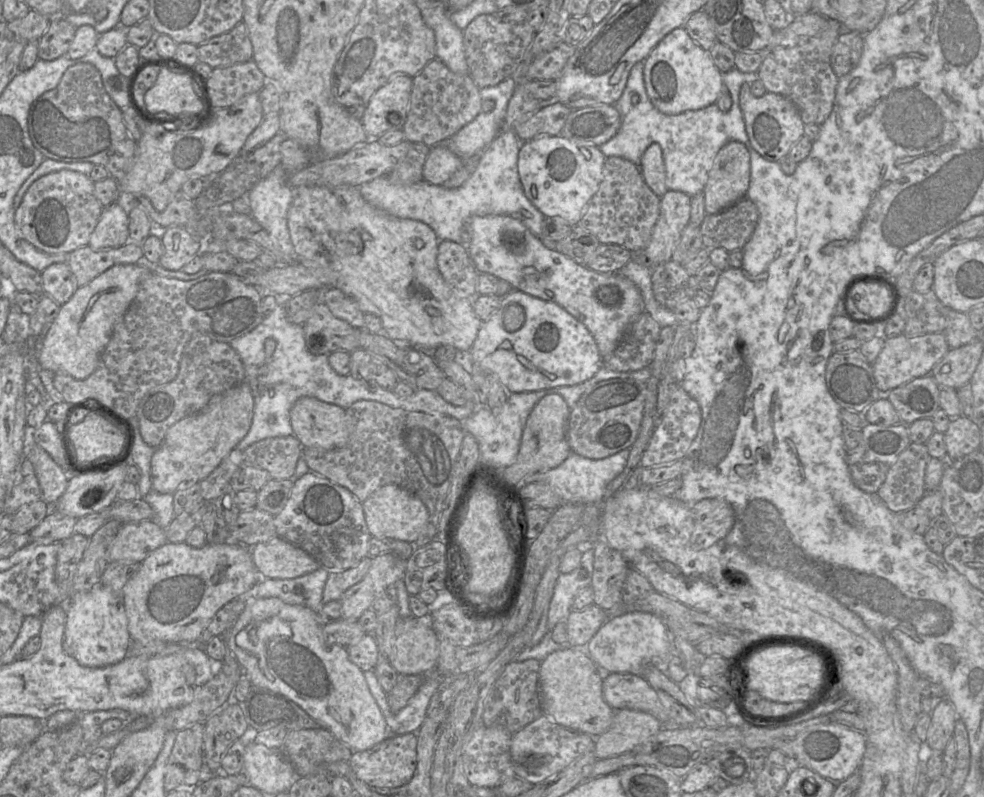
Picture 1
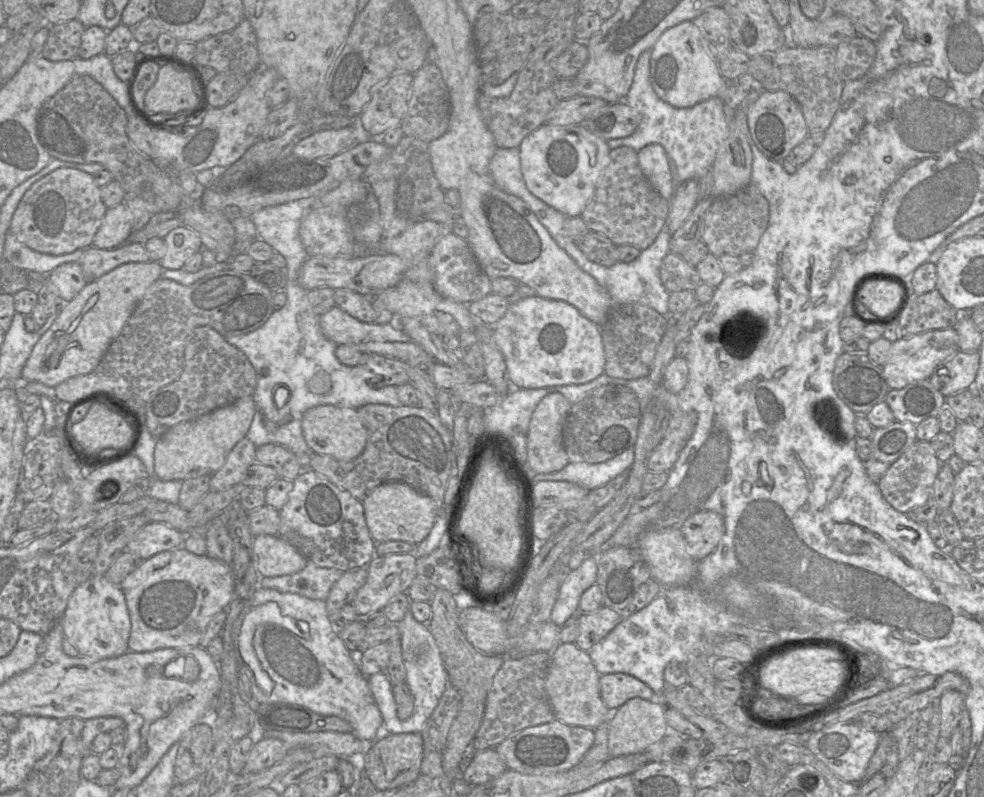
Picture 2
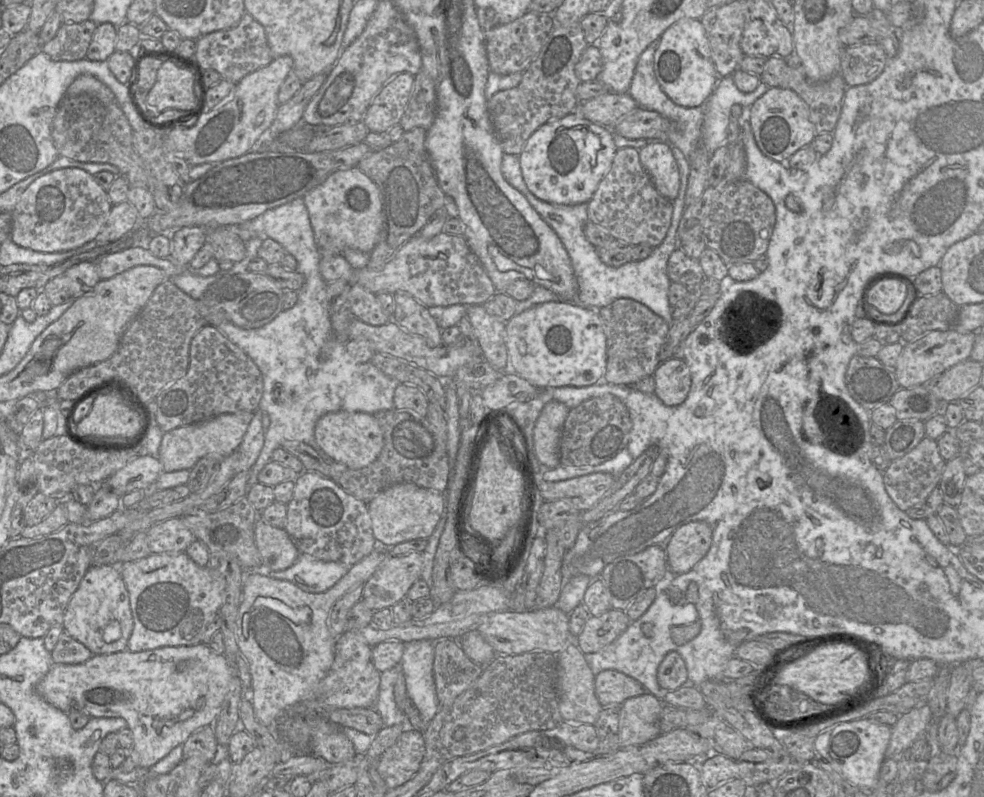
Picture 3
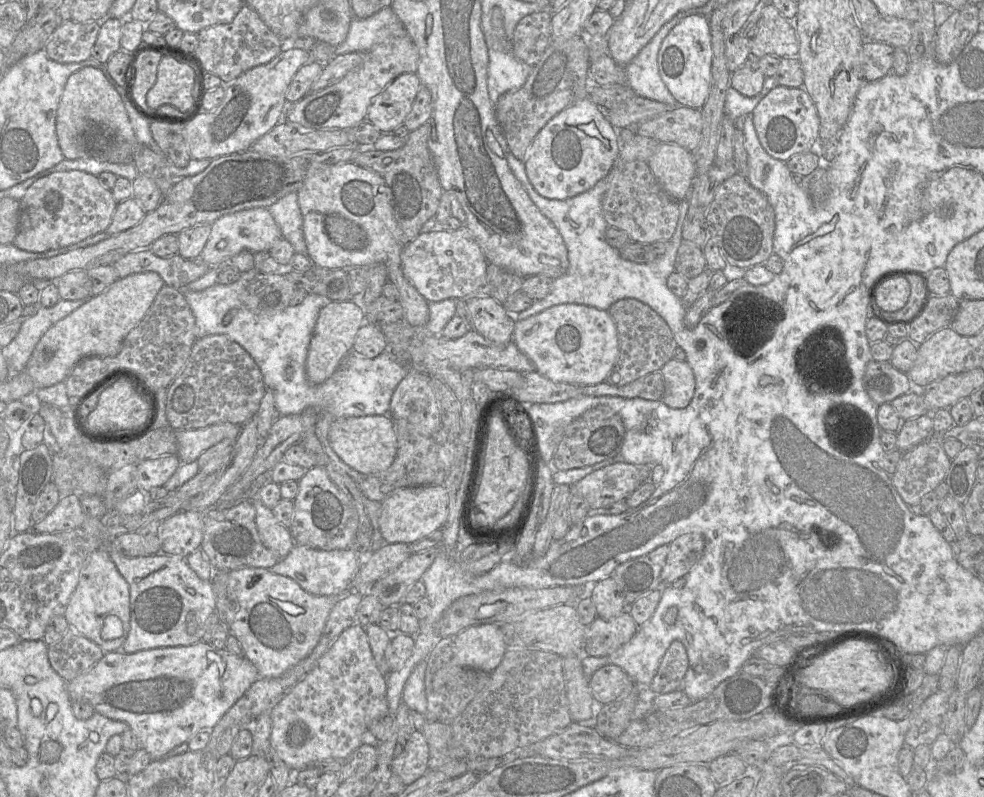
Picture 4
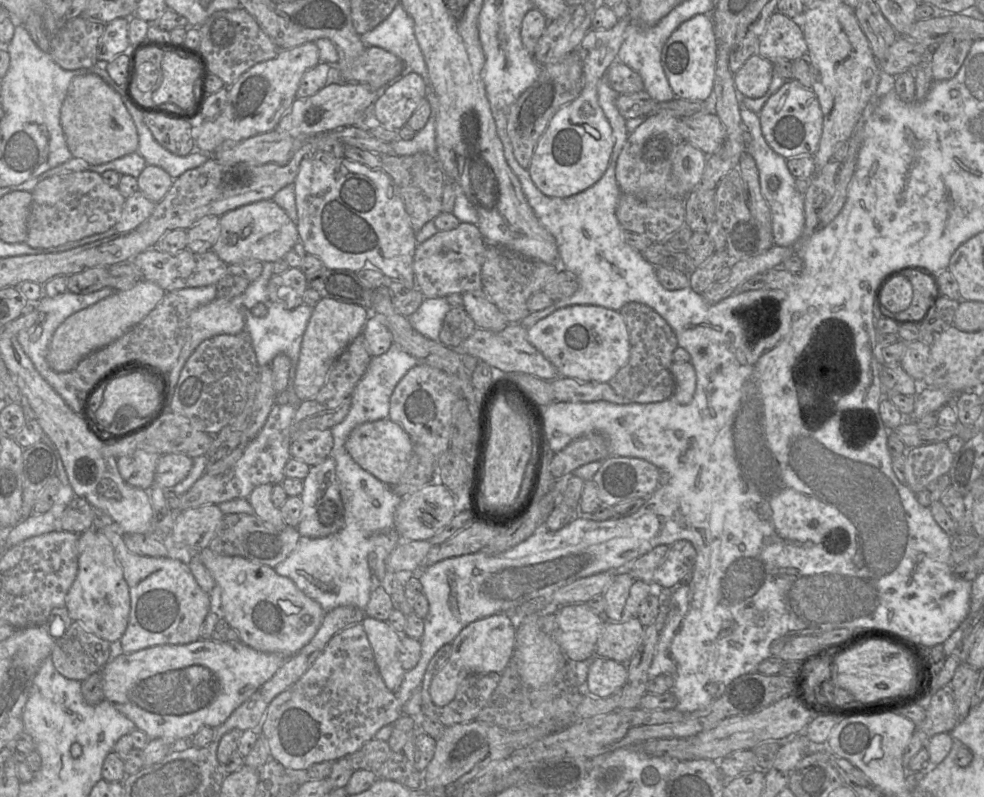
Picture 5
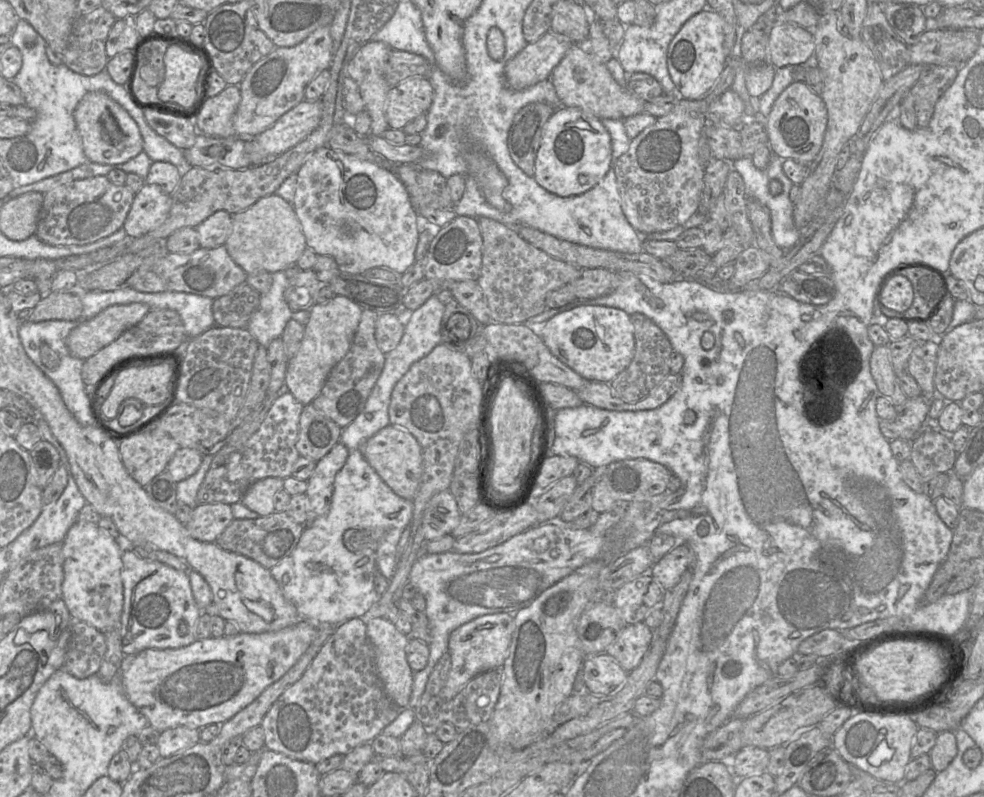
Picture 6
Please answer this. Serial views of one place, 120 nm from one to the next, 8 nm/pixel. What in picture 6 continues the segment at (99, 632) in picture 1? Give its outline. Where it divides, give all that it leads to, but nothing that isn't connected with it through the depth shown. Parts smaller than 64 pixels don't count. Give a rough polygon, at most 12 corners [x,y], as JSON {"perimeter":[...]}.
{"perimeter":[[90,522],[63,542],[74,621],[120,629],[123,544]]}

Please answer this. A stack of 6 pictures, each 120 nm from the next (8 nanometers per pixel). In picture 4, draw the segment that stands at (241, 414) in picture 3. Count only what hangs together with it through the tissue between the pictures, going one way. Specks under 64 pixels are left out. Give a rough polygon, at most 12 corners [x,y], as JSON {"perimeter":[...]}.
{"perimeter":[[221,423],[175,430],[181,464],[224,439],[236,441],[243,425]]}

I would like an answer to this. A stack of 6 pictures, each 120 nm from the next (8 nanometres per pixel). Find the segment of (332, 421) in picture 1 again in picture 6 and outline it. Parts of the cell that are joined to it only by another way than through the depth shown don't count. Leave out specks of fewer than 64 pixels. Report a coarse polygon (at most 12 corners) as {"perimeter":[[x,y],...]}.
{"perimeter":[[390,424],[360,452],[396,495],[414,499],[422,448]]}

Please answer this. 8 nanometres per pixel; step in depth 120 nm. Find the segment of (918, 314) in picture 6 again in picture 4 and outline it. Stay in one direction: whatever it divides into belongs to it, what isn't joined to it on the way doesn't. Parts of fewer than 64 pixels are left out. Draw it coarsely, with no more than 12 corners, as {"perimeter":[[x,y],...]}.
{"perimeter":[[906,273],[910,295],[903,308],[881,310],[871,300],[873,313],[885,323],[908,321],[921,308],[923,275]]}

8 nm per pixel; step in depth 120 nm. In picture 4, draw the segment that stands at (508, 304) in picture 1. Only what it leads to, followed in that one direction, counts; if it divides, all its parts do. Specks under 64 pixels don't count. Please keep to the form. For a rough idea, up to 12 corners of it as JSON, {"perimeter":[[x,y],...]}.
{"perimeter":[[560,304],[513,341],[554,382],[595,385],[619,355],[608,311]]}

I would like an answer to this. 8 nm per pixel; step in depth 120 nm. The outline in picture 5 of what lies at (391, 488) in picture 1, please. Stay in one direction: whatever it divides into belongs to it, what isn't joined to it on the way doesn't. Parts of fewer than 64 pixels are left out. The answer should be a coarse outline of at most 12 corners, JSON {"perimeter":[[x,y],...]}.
{"perimeter":[[439,481],[402,497],[394,524],[402,541],[429,540],[457,514]]}

